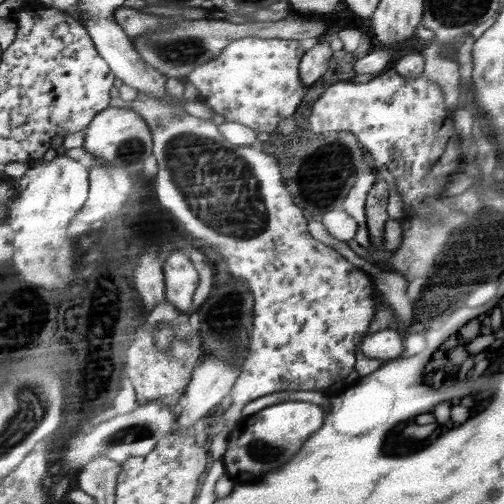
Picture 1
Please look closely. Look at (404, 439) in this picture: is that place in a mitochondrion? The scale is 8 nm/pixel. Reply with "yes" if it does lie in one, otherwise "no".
yes

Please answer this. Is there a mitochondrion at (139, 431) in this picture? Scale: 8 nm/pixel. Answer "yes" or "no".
yes

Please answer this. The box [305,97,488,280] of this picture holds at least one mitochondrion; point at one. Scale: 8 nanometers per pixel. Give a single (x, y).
(338, 173)

